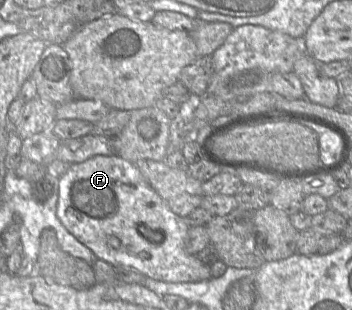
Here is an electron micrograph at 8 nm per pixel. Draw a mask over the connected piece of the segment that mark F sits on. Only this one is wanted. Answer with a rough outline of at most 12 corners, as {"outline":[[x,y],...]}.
{"outline":[[115,153],[70,165],[56,214],[112,266],[212,278],[186,220]]}

